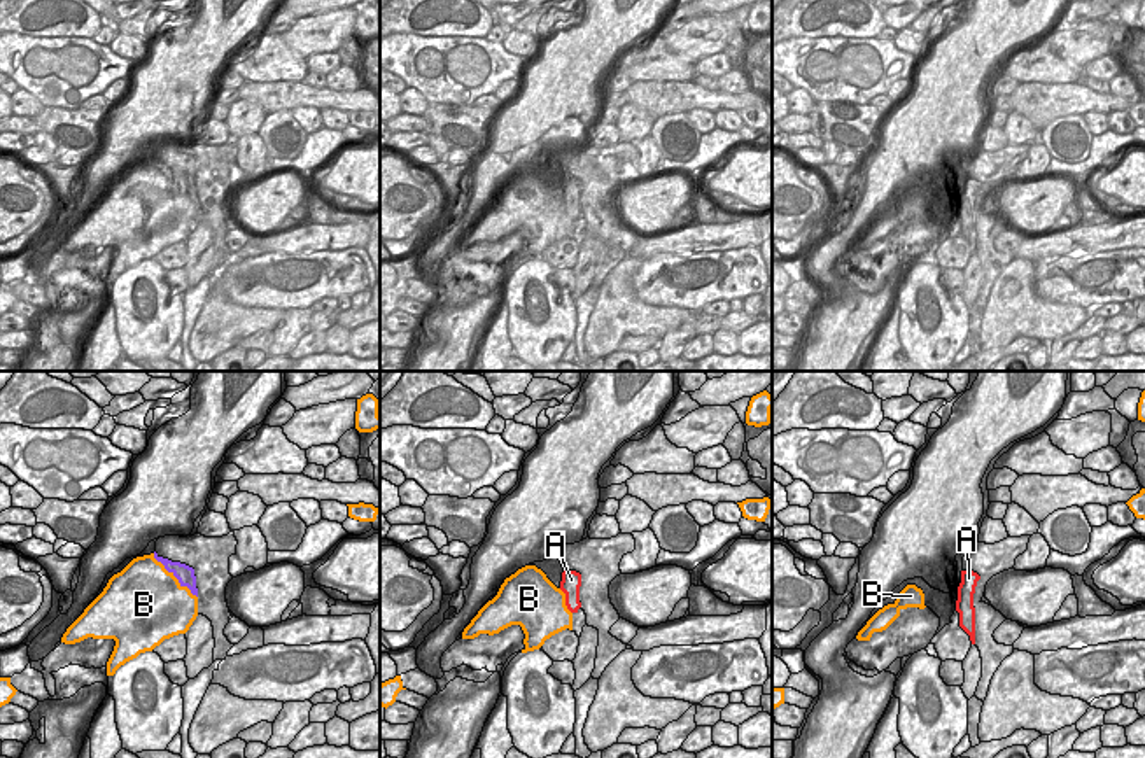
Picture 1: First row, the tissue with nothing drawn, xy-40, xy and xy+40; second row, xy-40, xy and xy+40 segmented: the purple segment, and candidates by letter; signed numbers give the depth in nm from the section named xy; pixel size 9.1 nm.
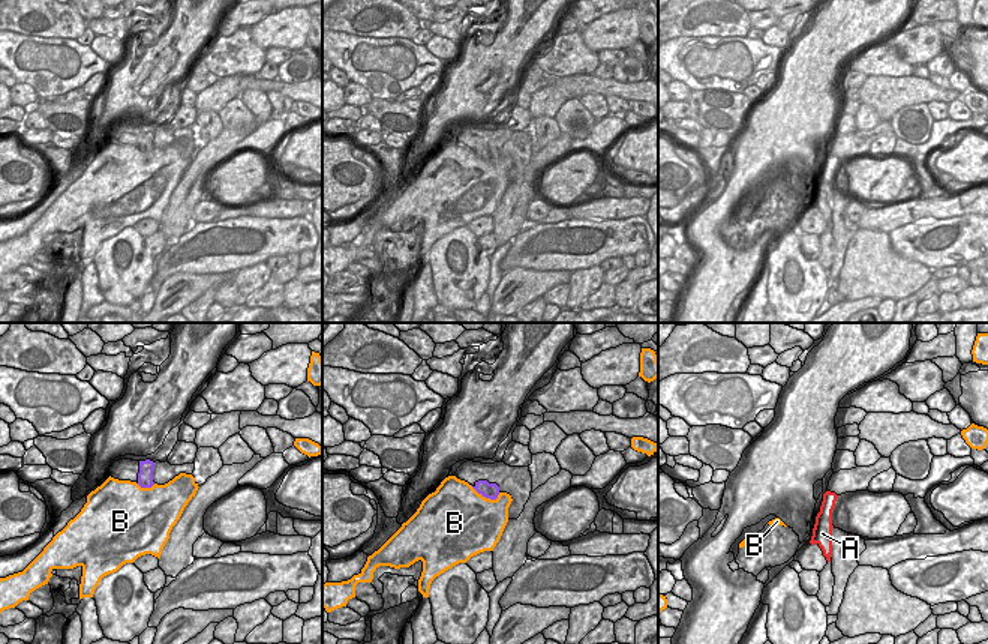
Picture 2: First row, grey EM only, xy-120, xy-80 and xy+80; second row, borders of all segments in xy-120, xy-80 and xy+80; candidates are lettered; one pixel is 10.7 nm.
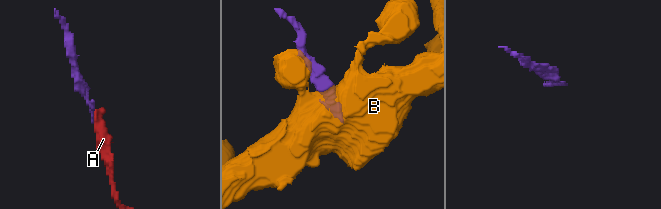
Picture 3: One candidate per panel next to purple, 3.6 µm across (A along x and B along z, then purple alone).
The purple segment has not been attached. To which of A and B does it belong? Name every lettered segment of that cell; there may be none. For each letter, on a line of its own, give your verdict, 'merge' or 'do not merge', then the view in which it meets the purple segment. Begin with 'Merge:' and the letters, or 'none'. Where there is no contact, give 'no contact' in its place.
Merge: A
A: merge | no contact
B: do not merge | xy-40

